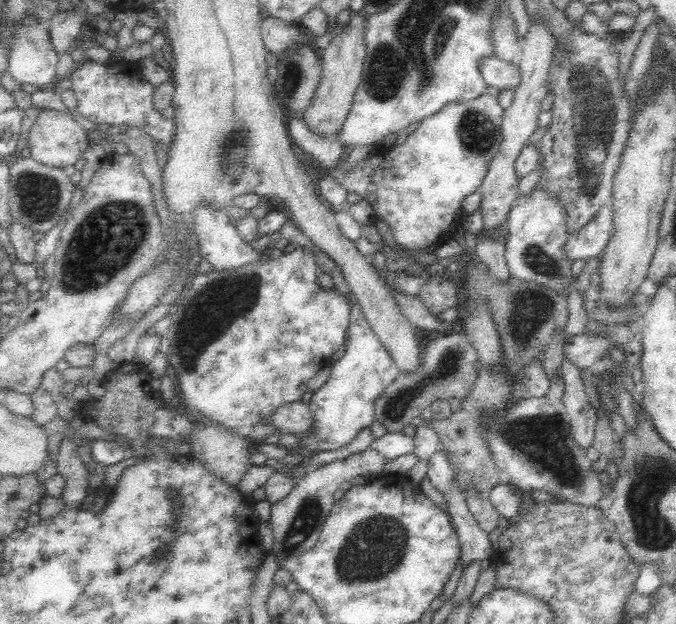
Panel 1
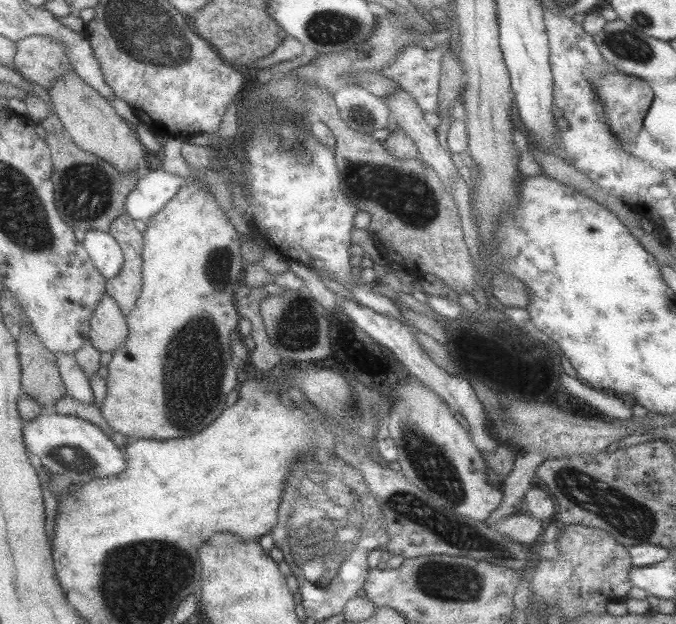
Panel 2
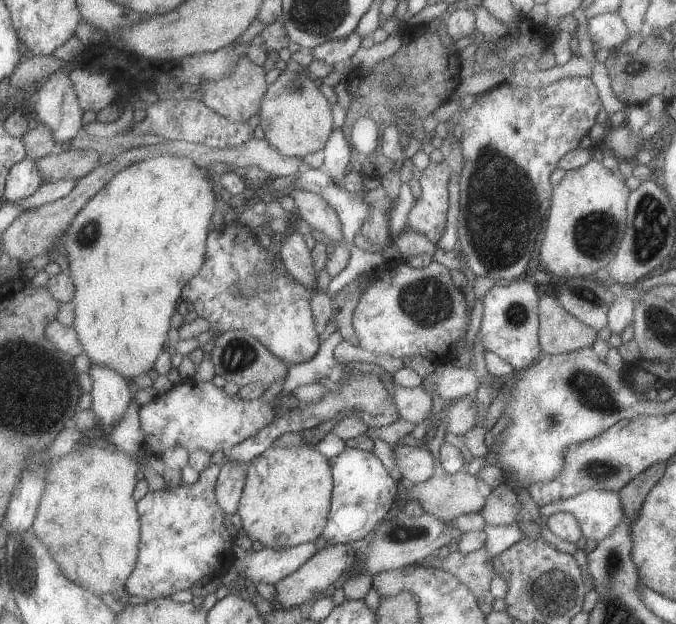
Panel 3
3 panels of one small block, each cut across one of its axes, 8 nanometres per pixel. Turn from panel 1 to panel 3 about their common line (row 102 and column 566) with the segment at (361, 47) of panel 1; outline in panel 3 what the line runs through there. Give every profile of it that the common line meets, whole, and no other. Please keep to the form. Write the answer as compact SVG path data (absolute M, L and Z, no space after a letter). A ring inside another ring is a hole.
M540 293L538 341L542 354L558 355L591 347L597 331L570 315L554 296Z

